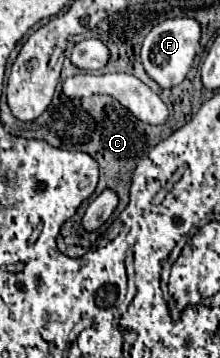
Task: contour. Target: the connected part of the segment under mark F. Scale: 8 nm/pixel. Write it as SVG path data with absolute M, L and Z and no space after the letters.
M175 17L175 19L167 19L167 21L155 25L151 29L151 33L145 37L143 47L141 47L141 61L143 61L147 75L161 89L171 89L171 87L179 85L195 61L199 39L201 39L201 27L195 19Z

